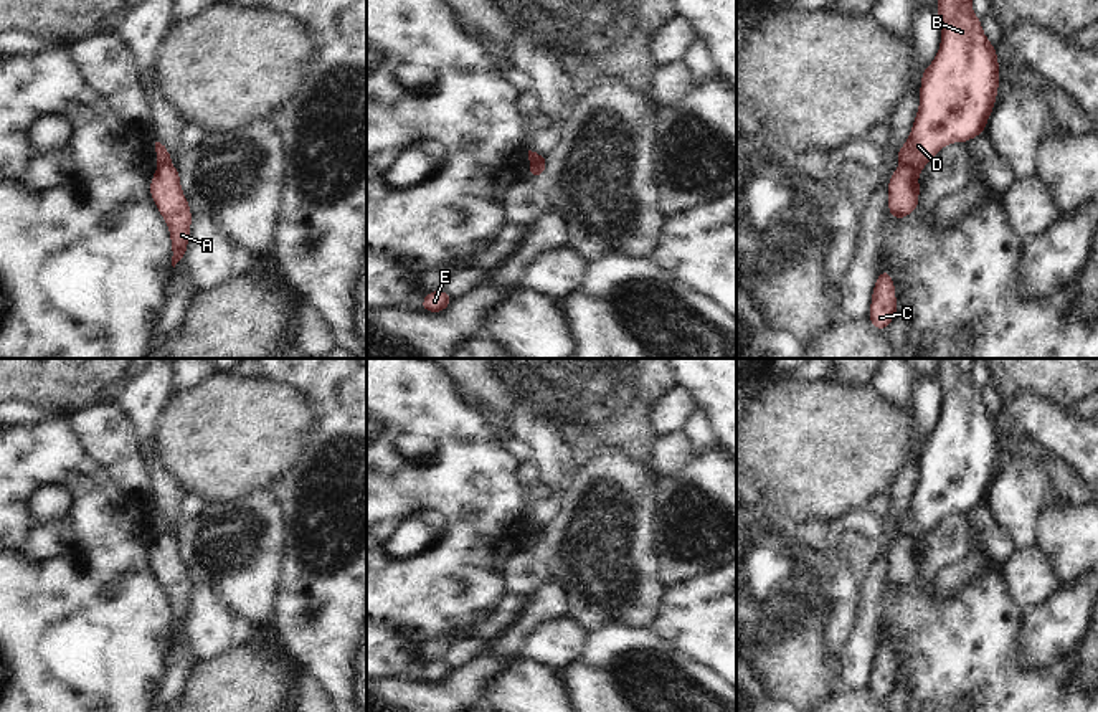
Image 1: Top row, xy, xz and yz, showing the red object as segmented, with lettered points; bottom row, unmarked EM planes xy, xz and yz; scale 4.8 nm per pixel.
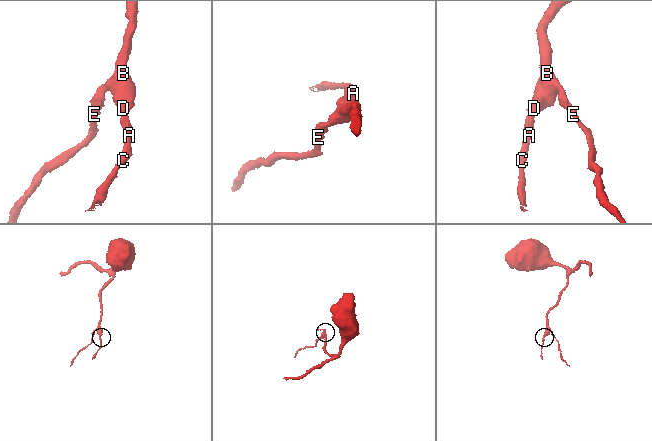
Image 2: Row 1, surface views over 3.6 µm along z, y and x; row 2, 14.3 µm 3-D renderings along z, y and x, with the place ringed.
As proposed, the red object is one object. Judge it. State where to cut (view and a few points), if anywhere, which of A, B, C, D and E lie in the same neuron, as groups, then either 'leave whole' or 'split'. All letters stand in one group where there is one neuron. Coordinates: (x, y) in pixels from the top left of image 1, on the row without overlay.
cut yz (902, 534), (908, 534), (917, 542); groups A C / B D E; split

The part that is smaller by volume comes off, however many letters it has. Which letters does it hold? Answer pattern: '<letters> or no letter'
A, C

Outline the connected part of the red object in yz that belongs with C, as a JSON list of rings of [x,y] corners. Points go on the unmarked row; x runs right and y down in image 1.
[[[880,641],[872,662],[868,689],[882,702],[895,687],[898,676],[895,669],[895,654],[888,641]]]

